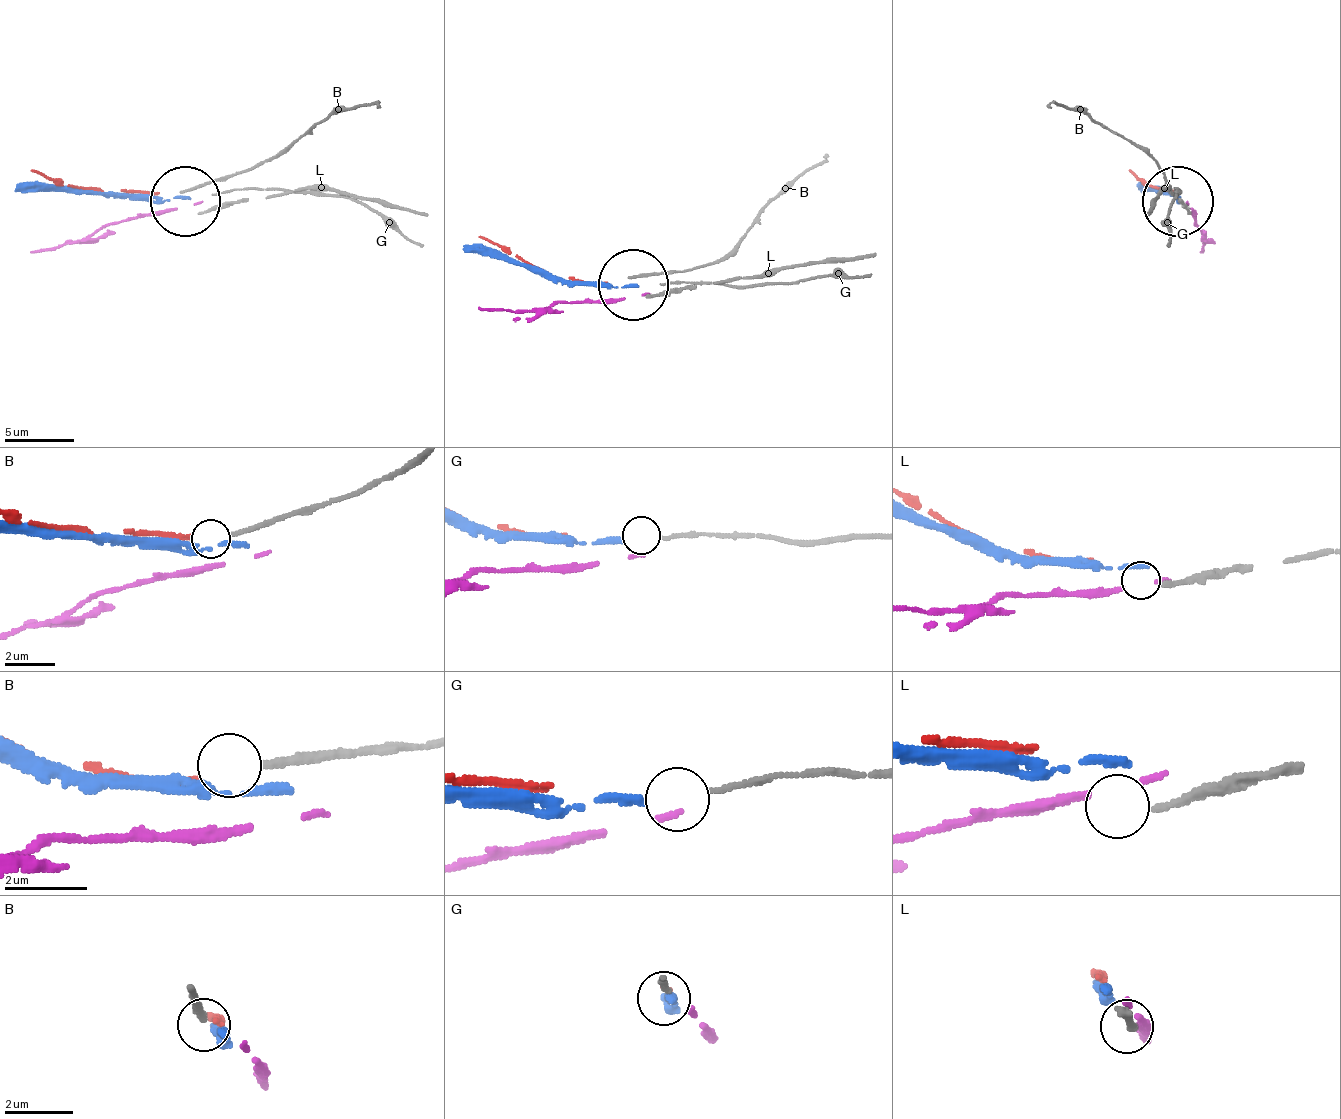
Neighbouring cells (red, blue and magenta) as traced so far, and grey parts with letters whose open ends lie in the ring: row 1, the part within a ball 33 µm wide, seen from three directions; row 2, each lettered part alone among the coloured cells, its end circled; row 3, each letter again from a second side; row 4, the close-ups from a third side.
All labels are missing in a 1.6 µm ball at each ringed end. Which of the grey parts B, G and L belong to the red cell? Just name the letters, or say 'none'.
none

